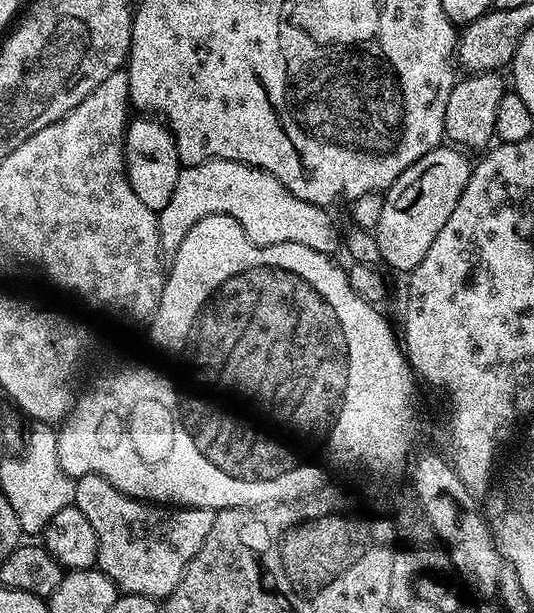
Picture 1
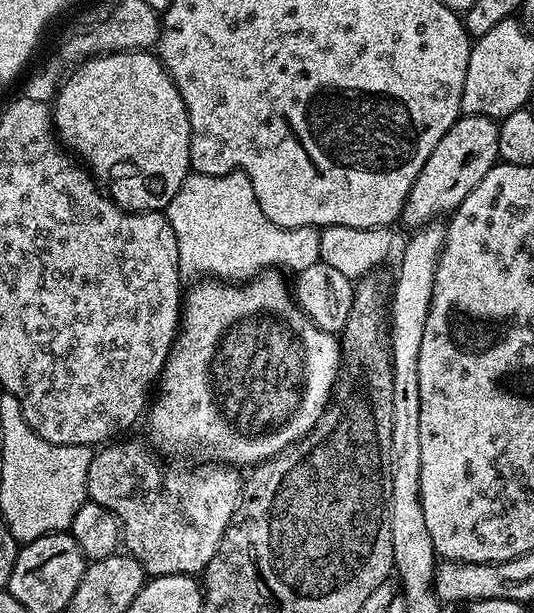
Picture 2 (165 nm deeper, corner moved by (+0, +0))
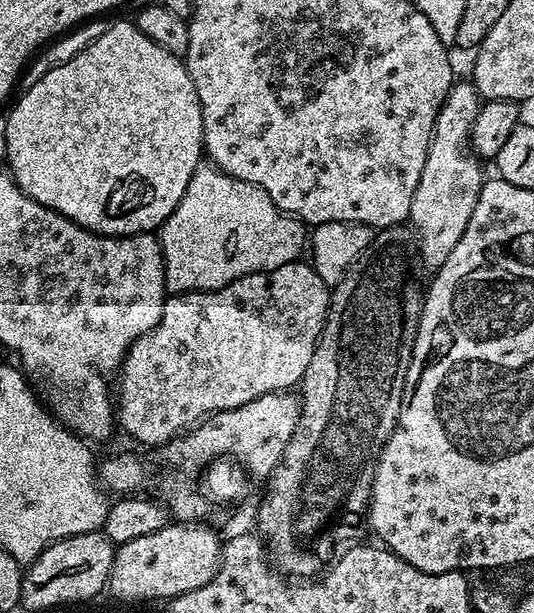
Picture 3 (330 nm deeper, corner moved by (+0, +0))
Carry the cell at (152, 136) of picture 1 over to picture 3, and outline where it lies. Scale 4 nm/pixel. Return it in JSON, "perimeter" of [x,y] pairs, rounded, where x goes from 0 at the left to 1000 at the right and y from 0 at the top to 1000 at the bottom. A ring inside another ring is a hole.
{"perimeter":[[[245,31],[210,36],[199,55],[172,72],[161,75],[131,101],[94,114],[82,127],[47,148],[37,165],[22,176],[15,197],[7,202],[7,248],[15,253],[15,274],[22,294],[64,330],[131,356],[146,369],[185,385],[249,385],[260,378],[290,380],[326,349],[326,336],[341,330],[341,316],[348,316],[348,303],[356,303],[356,290],[378,268],[382,245],[382,201],[378,179],[371,166],[371,153],[363,147],[363,134],[356,134],[352,111],[343,96],[296,75]]]}

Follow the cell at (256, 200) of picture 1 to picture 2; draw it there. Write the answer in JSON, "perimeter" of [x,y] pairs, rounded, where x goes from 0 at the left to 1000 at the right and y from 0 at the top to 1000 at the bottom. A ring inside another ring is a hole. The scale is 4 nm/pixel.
{"perimeter":[[[376,281],[354,284],[341,297],[333,316],[326,316],[316,330],[311,351],[315,367],[326,375],[326,388],[333,388],[337,447],[352,460],[367,460],[376,454],[455,460],[504,440],[541,437],[541,445],[552,447],[573,440],[573,434],[599,429],[601,374],[513,369],[513,362],[506,362],[506,356],[491,349],[491,336],[483,336],[483,323],[476,323],[476,303],[468,303],[468,290],[457,281],[433,281],[414,287]]]}

